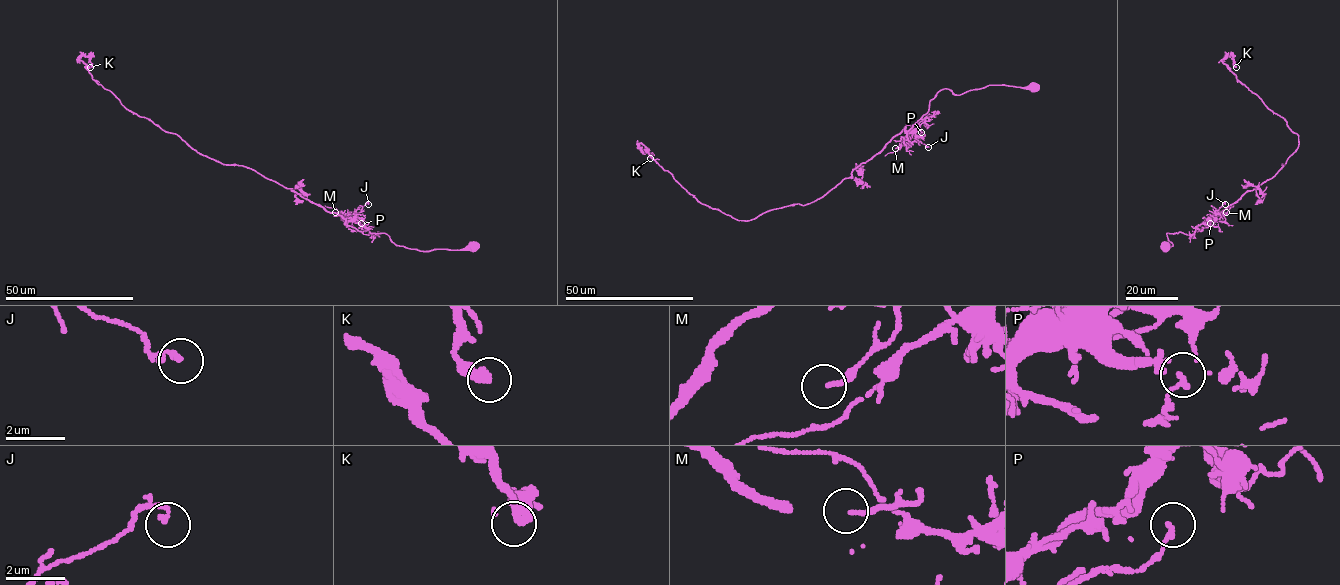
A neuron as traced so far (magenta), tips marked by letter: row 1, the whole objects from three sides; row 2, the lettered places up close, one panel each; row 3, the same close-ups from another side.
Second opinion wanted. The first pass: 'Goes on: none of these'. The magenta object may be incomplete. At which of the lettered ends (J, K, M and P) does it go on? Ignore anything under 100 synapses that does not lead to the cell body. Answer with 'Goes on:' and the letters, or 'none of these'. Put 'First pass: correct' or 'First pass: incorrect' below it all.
Goes on: none of these
First pass: correct

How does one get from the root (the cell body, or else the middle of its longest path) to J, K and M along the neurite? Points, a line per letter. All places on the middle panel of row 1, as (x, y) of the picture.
J: (1034, 87), (989, 85), (960, 94), (941, 89), (930, 100), (928, 111), (907, 131), (928, 147)
K: (1034, 87), (941, 89), (910, 128), (822, 196), (747, 221), (701, 203), (640, 143), (650, 158)
M: (1034, 87), (989, 85), (960, 94), (941, 89), (930, 100), (928, 111), (895, 148)

